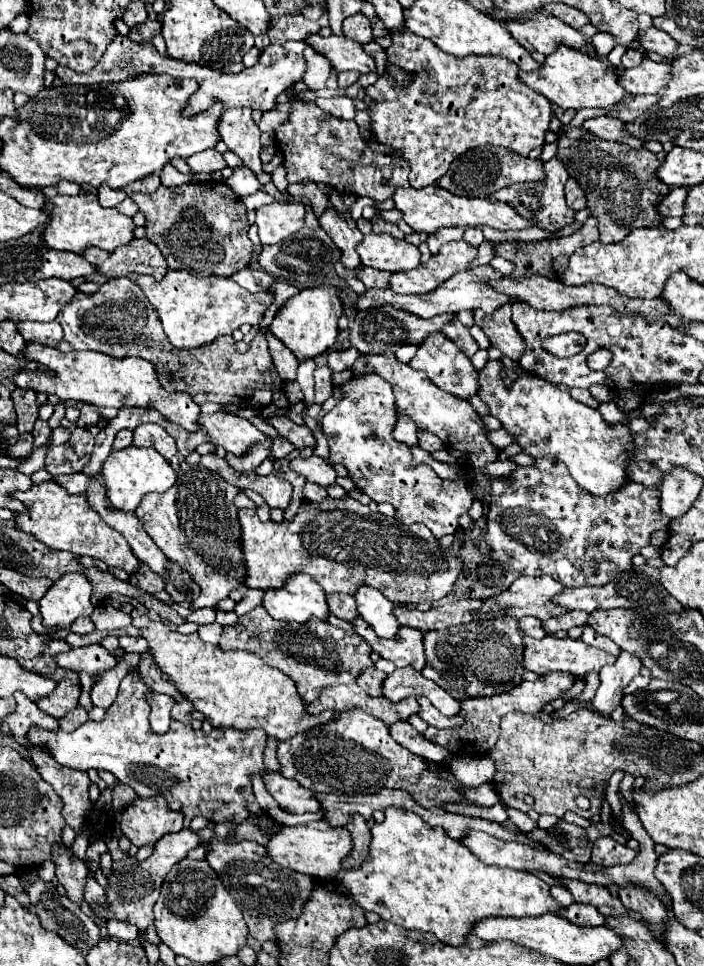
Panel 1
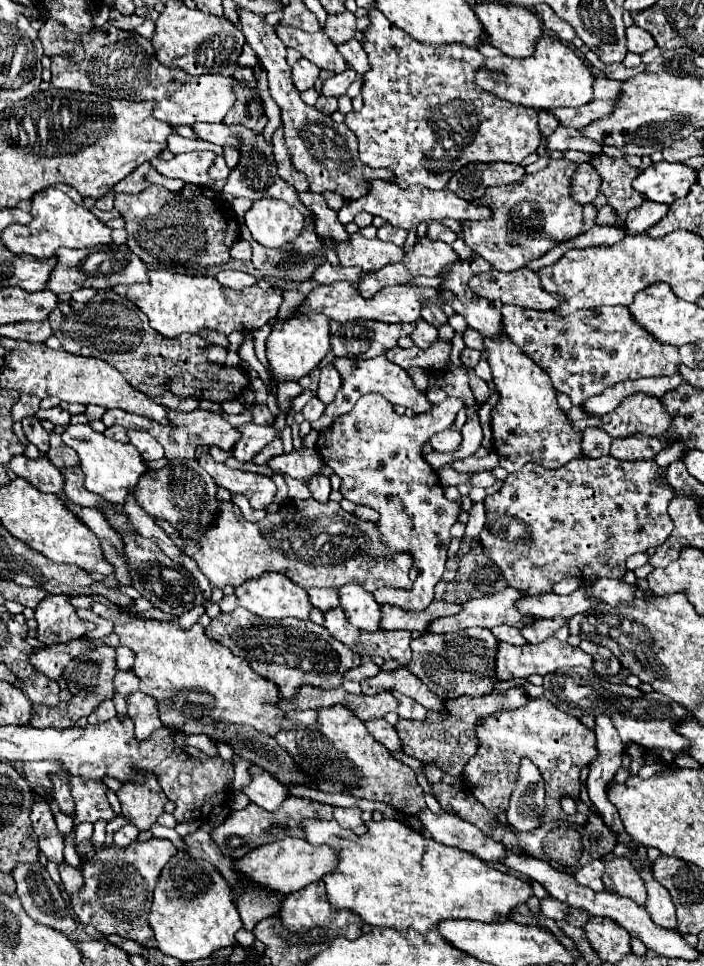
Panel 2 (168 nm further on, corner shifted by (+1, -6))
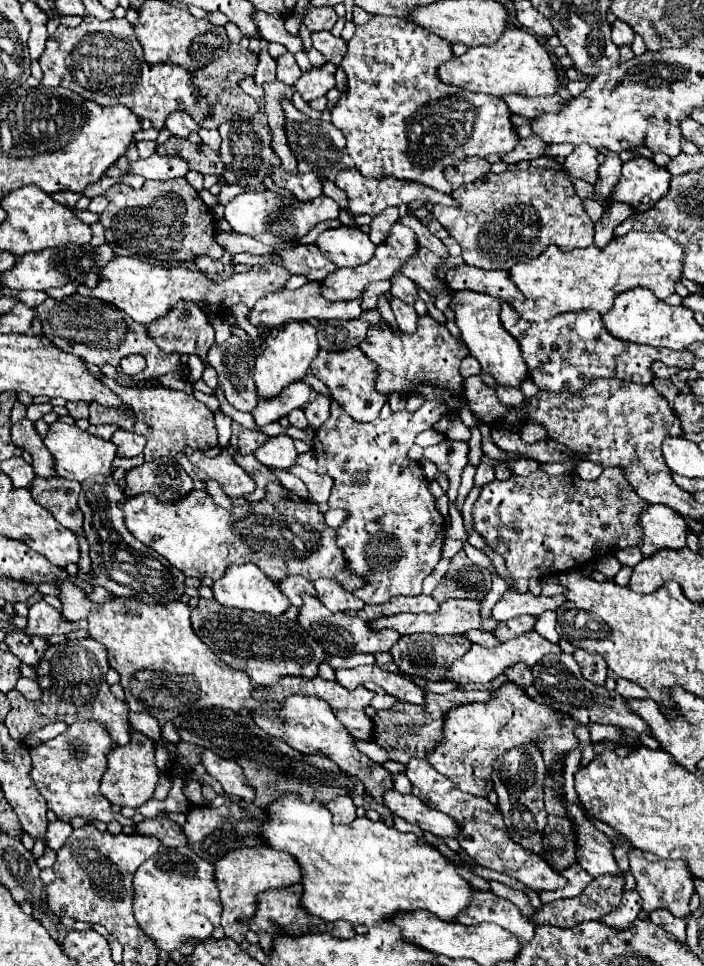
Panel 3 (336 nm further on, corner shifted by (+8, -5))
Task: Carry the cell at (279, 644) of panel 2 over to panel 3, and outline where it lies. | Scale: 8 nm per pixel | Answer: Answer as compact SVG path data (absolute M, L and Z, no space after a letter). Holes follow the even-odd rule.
M200 598L200 604L192 610L192 628L220 660L224 660L230 668L246 672L258 686L274 686L284 676L314 678L318 676L318 666L328 656L328 652L324 652L324 648L312 640L298 622L288 620L284 614L258 614Z

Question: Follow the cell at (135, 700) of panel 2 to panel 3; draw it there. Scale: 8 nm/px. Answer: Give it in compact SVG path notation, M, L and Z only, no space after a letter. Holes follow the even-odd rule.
M66 640L64 644L54 644L46 650L44 660L36 666L40 676L40 686L44 698L40 702L26 700L18 690L8 692L12 710L6 716L6 728L14 740L22 740L30 730L40 730L52 722L78 722L78 720L100 720L106 724L112 740L116 744L128 744L132 736L132 724L128 722L128 706L124 700L118 700L100 670L100 660L106 660L108 652L96 640Z

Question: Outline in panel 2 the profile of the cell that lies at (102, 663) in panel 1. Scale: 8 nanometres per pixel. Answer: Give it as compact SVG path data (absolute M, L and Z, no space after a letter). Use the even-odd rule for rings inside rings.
M73 639L73 641L67 641L67 643L57 645L57 647L51 645L51 647L35 649L29 655L29 663L33 665L35 671L41 671L49 679L57 679L57 677L61 677L63 667L73 657L79 657L83 651L87 651L87 643L83 643L81 639Z

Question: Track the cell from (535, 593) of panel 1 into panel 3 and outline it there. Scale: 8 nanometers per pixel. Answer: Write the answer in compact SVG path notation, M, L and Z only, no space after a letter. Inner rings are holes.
M446 600L436 614L394 614L370 622L372 628L394 628L406 634L466 634L472 628L494 630L500 622L480 616L480 600Z

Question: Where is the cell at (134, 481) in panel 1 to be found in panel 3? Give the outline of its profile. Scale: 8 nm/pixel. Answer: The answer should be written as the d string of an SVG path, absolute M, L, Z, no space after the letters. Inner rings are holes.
M54 422L48 428L48 434L44 438L46 448L52 452L56 460L56 472L58 476L66 480L76 480L84 482L88 476L112 476L112 462L116 458L116 444L110 440L96 438L88 434L86 430L80 430L76 424L66 424L66 422Z

